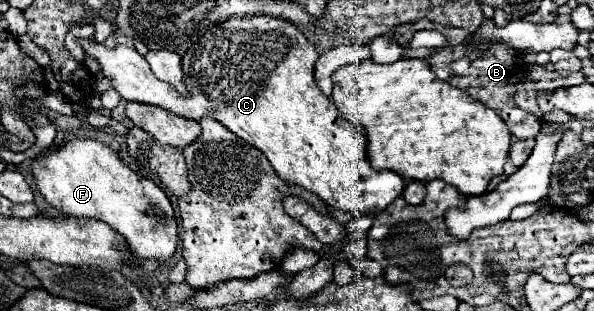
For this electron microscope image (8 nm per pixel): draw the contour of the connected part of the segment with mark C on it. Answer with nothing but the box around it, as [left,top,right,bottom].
[81,16,405,216]

